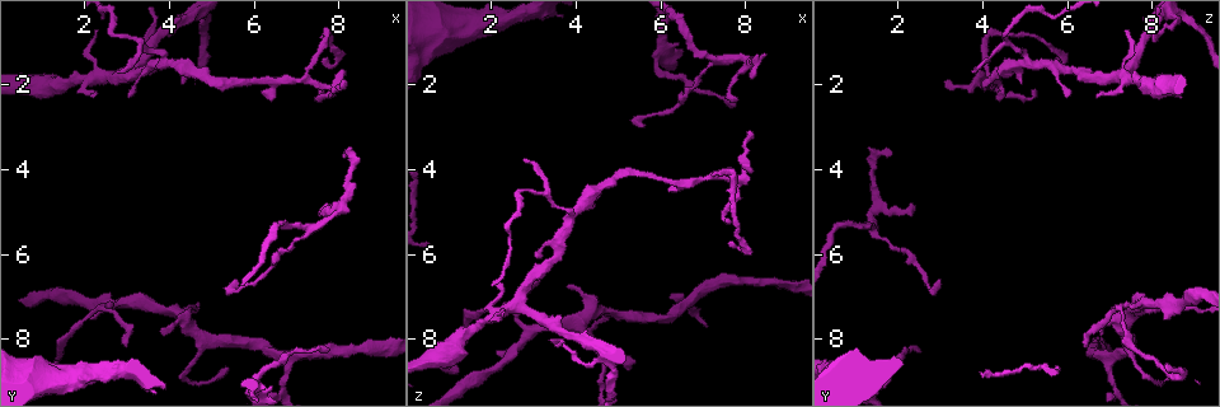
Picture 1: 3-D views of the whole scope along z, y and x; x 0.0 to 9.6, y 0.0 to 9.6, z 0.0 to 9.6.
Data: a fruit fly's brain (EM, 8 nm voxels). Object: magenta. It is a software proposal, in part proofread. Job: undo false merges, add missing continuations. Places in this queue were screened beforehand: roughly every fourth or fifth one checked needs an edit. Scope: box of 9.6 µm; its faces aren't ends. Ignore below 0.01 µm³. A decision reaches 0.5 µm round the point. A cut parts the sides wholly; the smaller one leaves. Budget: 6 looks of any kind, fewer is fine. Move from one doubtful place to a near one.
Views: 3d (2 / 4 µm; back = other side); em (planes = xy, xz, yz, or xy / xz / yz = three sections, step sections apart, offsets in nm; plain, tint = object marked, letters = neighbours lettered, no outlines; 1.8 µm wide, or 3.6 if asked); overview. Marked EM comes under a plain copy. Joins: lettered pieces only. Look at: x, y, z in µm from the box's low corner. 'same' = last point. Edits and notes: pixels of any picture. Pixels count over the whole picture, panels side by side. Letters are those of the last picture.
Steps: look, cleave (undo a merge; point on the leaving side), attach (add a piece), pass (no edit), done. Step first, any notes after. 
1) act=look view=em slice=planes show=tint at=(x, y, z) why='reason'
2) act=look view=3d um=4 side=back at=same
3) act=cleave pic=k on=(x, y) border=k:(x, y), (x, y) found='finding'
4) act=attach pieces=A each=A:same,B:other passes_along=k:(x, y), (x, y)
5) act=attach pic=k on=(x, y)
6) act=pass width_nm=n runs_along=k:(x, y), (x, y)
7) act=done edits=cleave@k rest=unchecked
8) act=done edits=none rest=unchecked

act=look view=em slice=planes show=tint at=(3.70, 0.80, 7.85) why='arms part here'

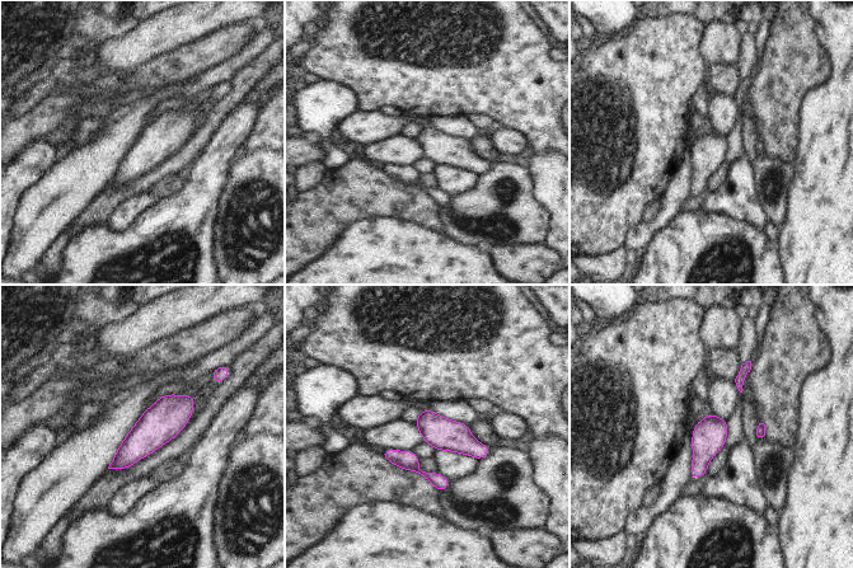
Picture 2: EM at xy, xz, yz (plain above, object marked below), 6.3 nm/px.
act=look view=em slice=planes show=letters at=same

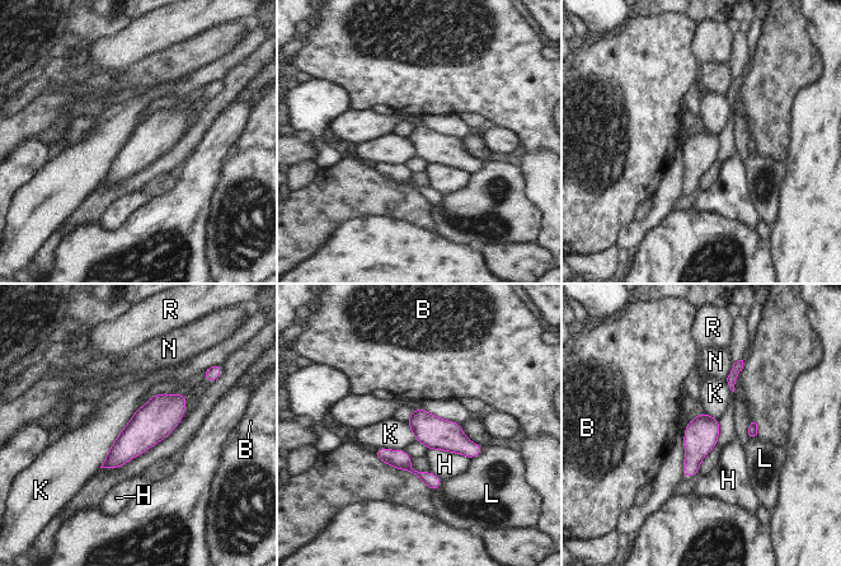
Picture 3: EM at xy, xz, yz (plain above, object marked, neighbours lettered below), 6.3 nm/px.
act=pass width_nm=200 each=B:other,H:other,K:other,L:other,N:other,R:other border=3:(136, 411), (99, 466) found='one cell here'

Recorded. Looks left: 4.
act=look view=3d um=2 at=(8.25, 1.95, 3.15) why='thin end'

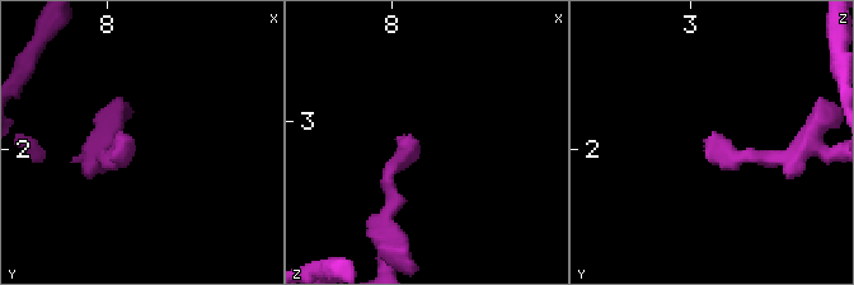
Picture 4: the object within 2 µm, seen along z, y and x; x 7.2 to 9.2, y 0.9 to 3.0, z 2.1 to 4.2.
act=look view=em slice=planes show=letters at=(8.18, 1.94, 3.14)

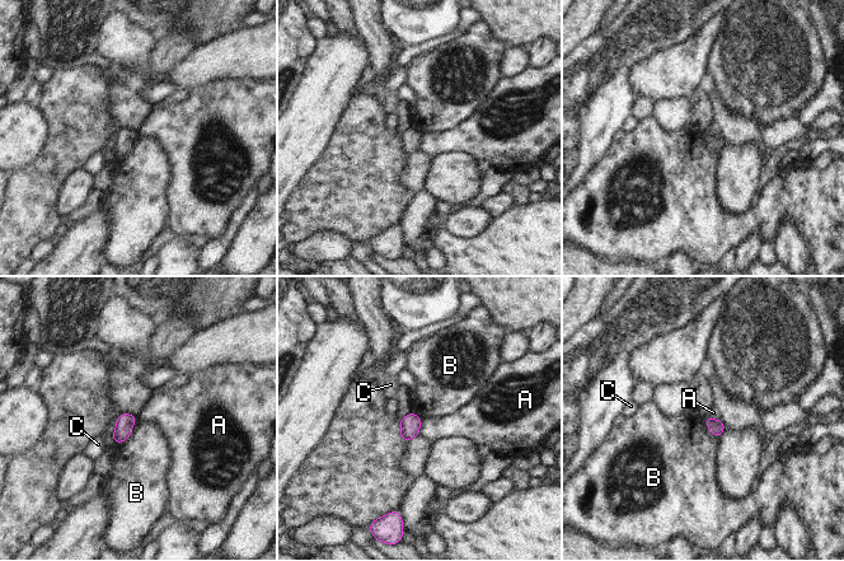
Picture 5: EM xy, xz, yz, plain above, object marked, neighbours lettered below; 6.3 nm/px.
act=pass each=A:other,B:other,C:other border=5:(137, 417), (131, 434), (116, 444) found='none of them fits'

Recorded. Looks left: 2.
act=look view=em slice=yz step=8 show=tint at=(1.35, 8.45, 8.00) why='narrows sharply'

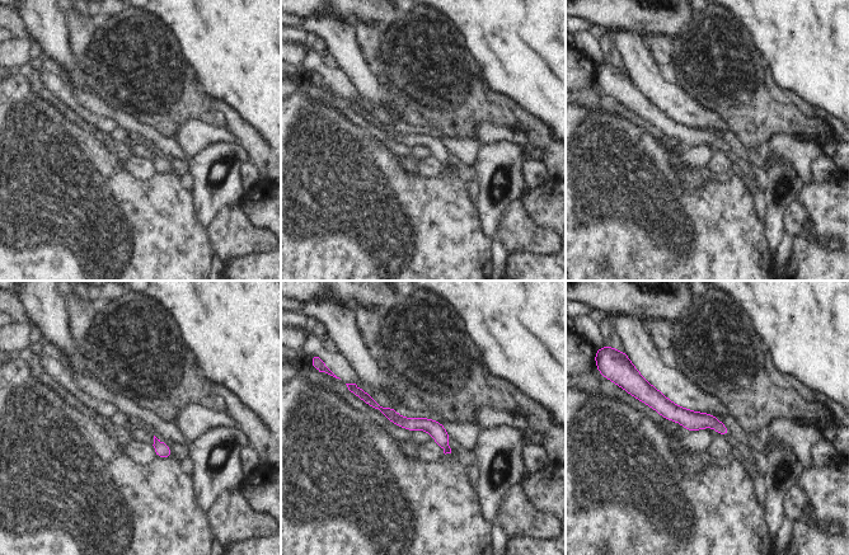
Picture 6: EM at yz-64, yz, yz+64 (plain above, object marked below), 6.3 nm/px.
act=look view=em slice=planes show=letters at=same why='cut it another way'

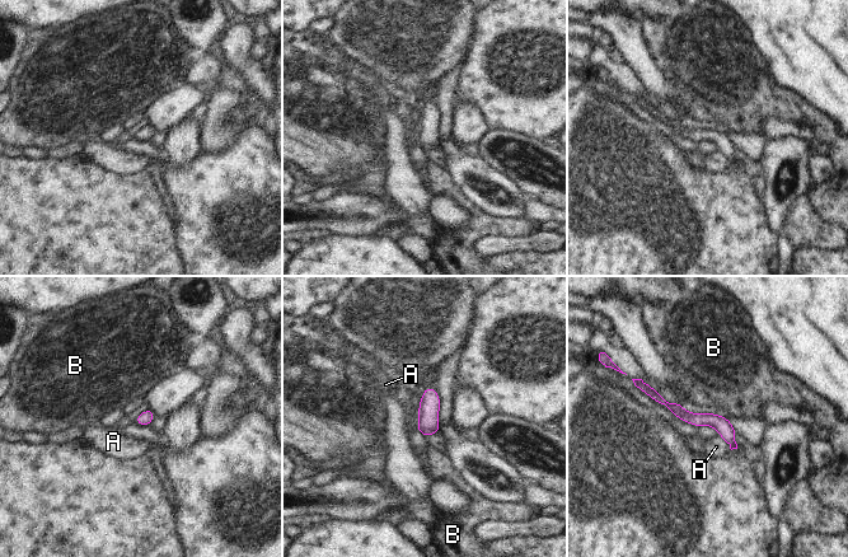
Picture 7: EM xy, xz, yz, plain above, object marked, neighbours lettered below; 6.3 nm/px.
act=pass each=A:other,B:other runs_along=7:(642, 385), (687, 417), (713, 420), (732, 445) found='one cell here'

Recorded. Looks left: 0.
act=done edits=none rest=unchecked

